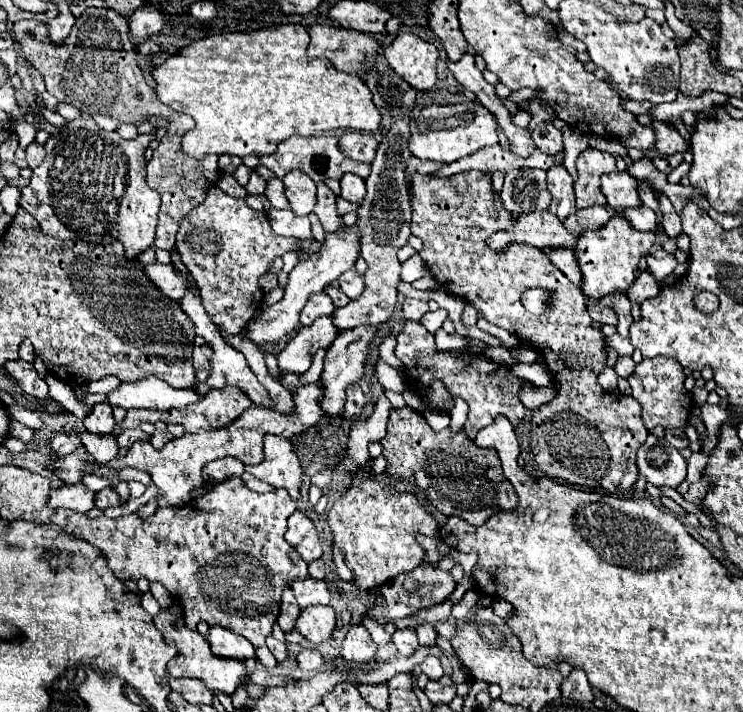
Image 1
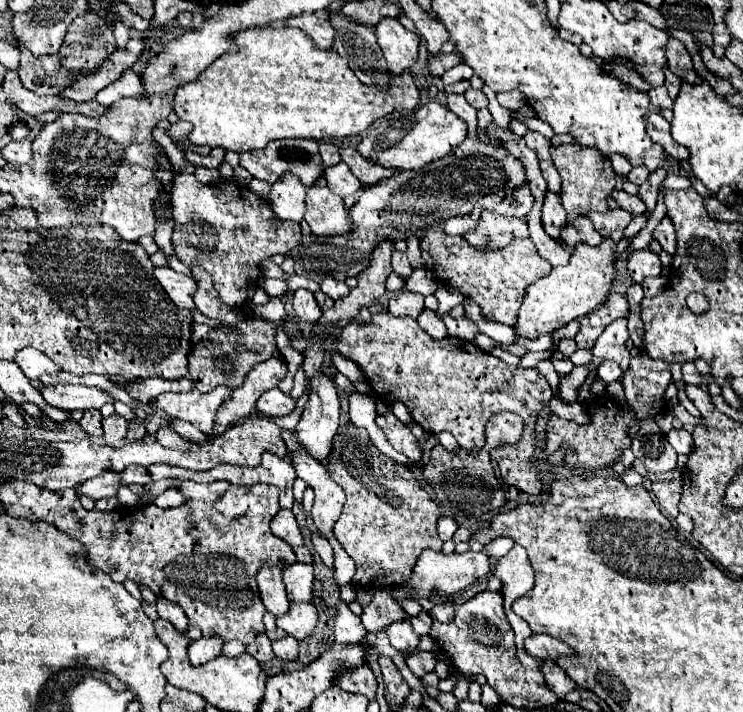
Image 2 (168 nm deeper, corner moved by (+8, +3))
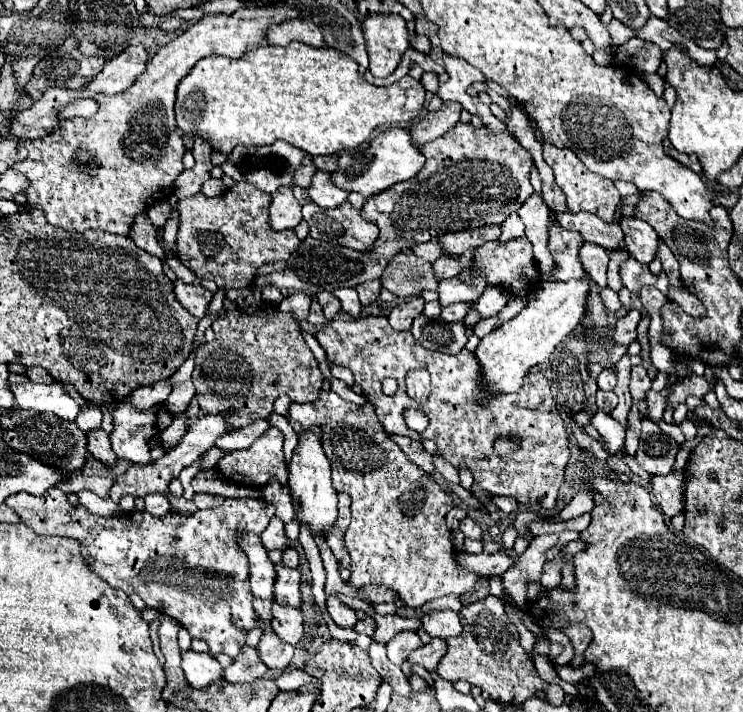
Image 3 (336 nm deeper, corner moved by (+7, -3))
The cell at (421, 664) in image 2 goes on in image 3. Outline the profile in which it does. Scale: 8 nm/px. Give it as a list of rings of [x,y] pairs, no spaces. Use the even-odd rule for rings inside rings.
[[[432,638],[430,644],[414,650],[414,654],[410,654],[408,660],[410,660],[412,664],[422,664],[426,670],[432,672],[432,670],[436,670],[438,662],[440,662],[440,658],[446,654],[446,650],[448,650],[446,640],[442,640],[442,638]]]

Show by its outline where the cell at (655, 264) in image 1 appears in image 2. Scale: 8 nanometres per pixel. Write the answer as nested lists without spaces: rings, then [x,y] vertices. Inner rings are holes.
[[[643,248],[643,250],[635,250],[631,254],[627,268],[633,276],[633,282],[641,284],[647,276],[659,276],[661,274],[661,260],[659,260],[659,254],[651,252],[649,248]]]

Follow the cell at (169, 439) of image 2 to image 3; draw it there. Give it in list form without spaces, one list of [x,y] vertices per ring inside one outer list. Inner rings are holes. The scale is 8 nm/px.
[[[212,446],[204,456],[202,456],[202,468],[206,470],[206,468],[214,468],[216,466],[216,462],[226,454],[228,450],[222,450],[222,448],[218,448],[218,446]]]

